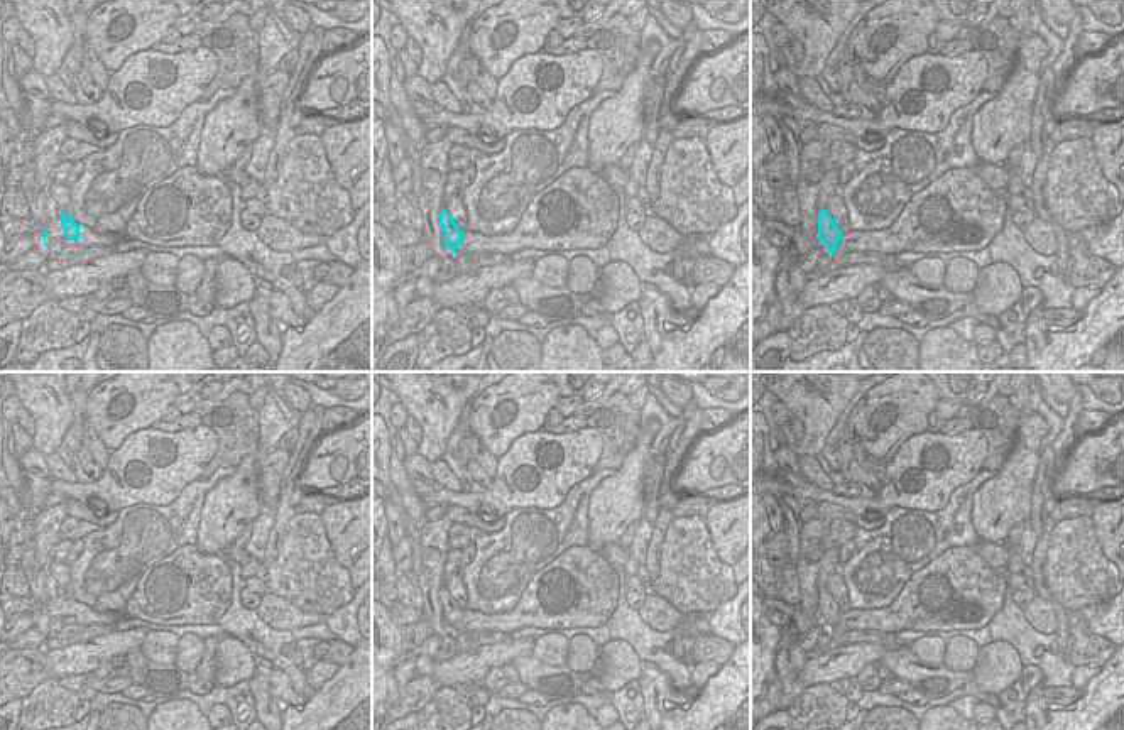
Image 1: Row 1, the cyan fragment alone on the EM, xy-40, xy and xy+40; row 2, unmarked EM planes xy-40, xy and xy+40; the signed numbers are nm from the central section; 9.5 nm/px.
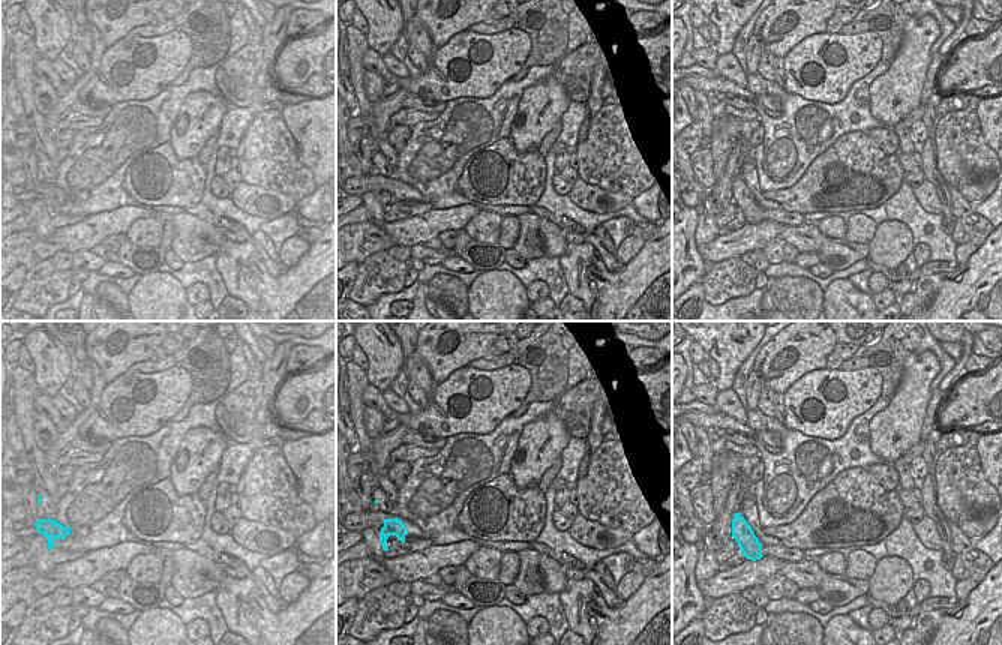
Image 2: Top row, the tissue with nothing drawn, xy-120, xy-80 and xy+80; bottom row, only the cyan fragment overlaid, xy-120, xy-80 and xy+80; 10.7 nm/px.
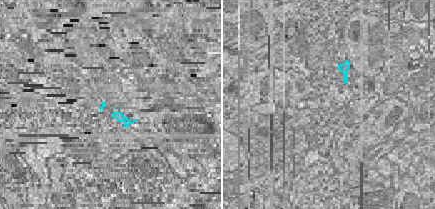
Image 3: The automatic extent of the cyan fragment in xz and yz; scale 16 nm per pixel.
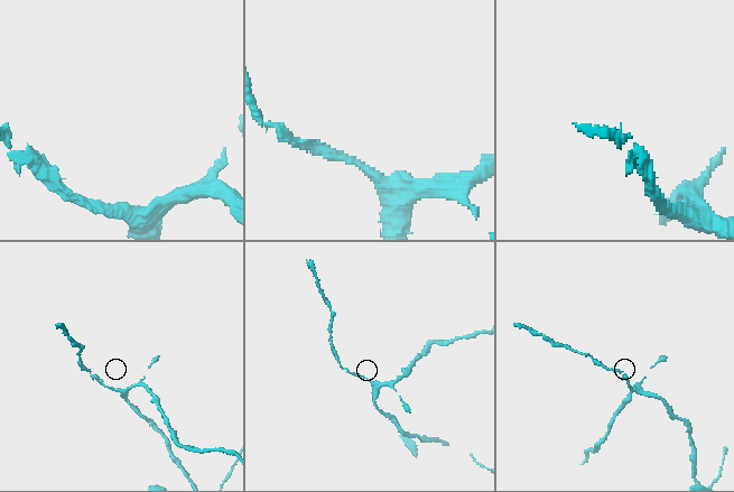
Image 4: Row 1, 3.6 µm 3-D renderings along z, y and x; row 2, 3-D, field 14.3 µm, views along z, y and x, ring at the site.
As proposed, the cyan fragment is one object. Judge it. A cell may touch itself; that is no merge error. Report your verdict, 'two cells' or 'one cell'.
one cell

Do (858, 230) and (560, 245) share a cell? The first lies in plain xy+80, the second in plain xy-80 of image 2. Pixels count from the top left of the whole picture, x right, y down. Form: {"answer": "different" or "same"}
{"answer": "different"}

